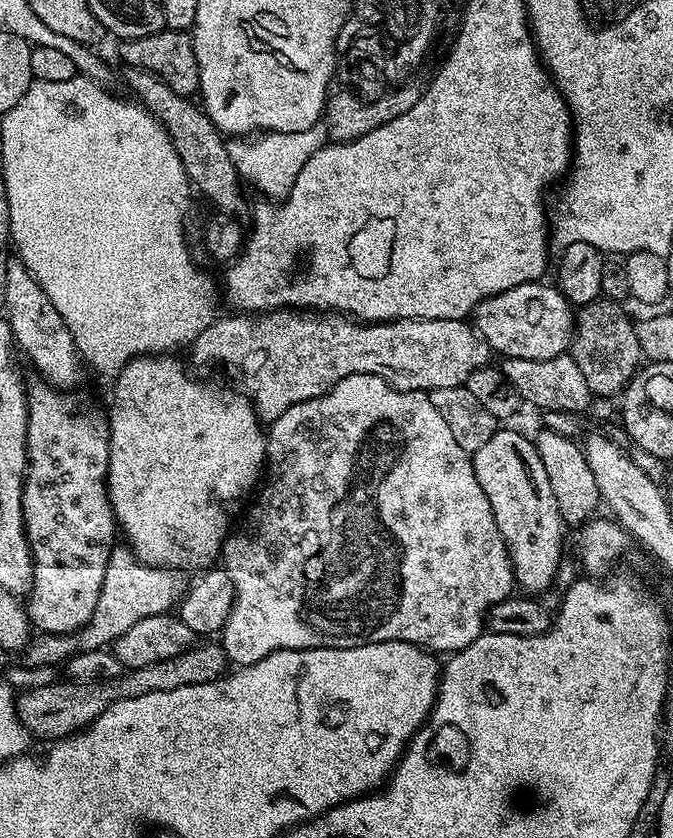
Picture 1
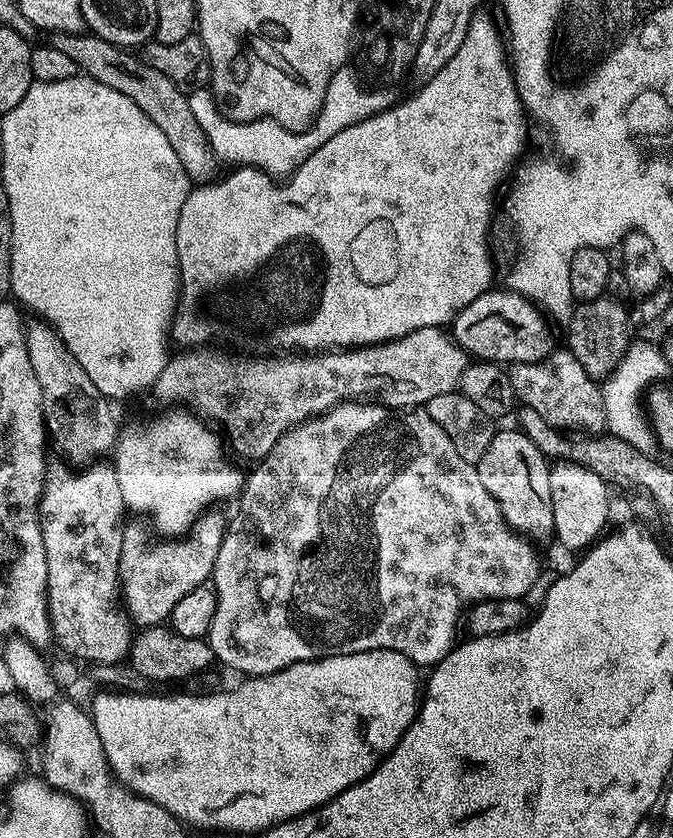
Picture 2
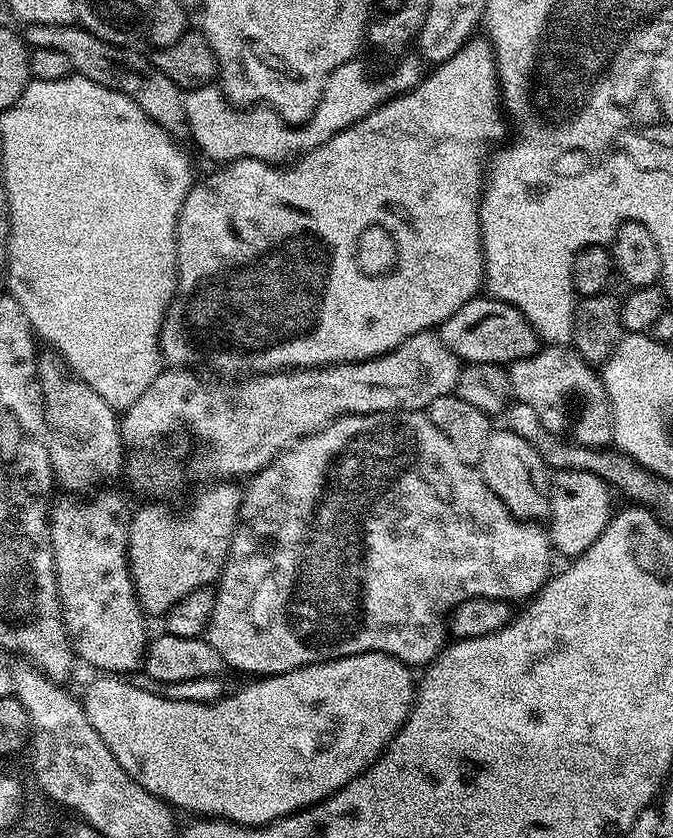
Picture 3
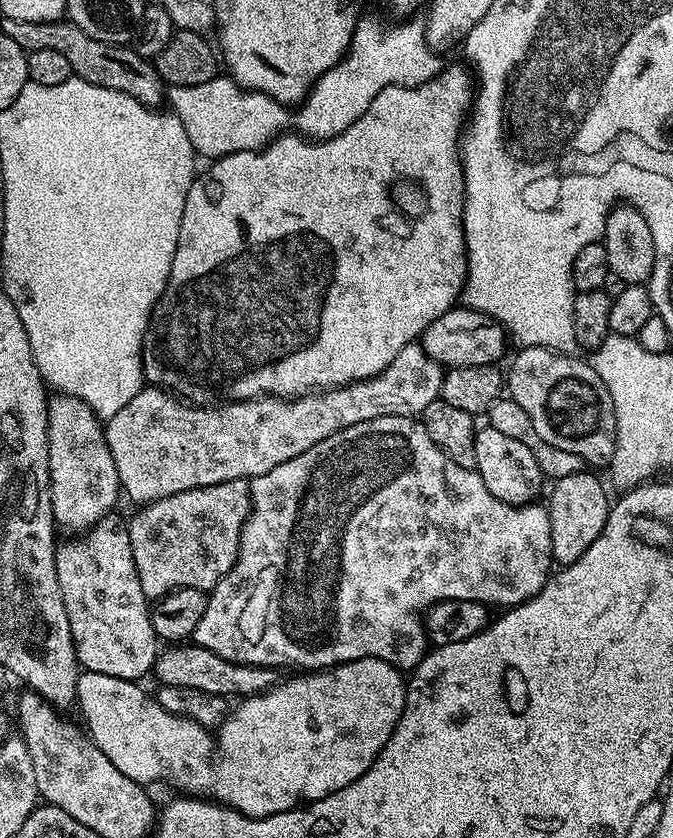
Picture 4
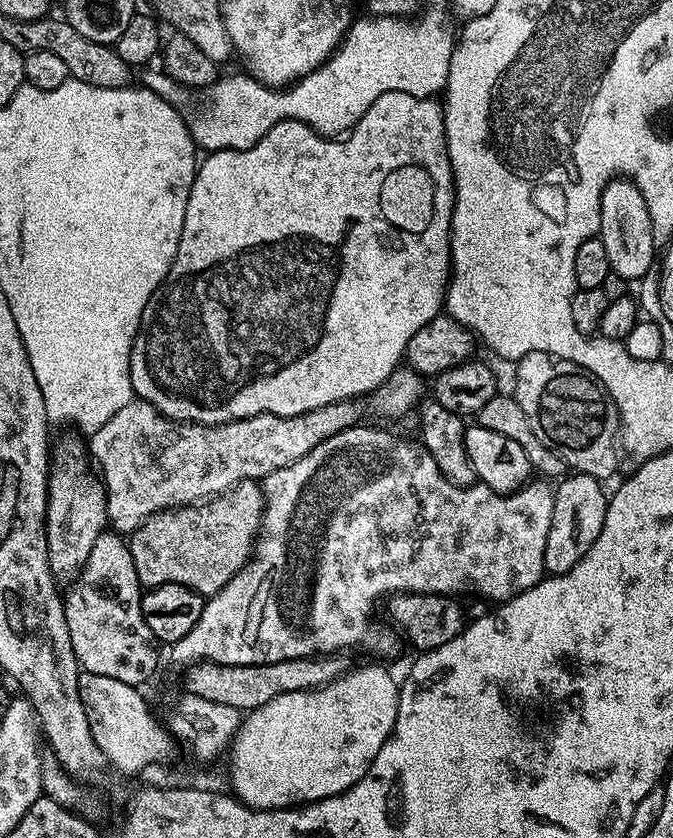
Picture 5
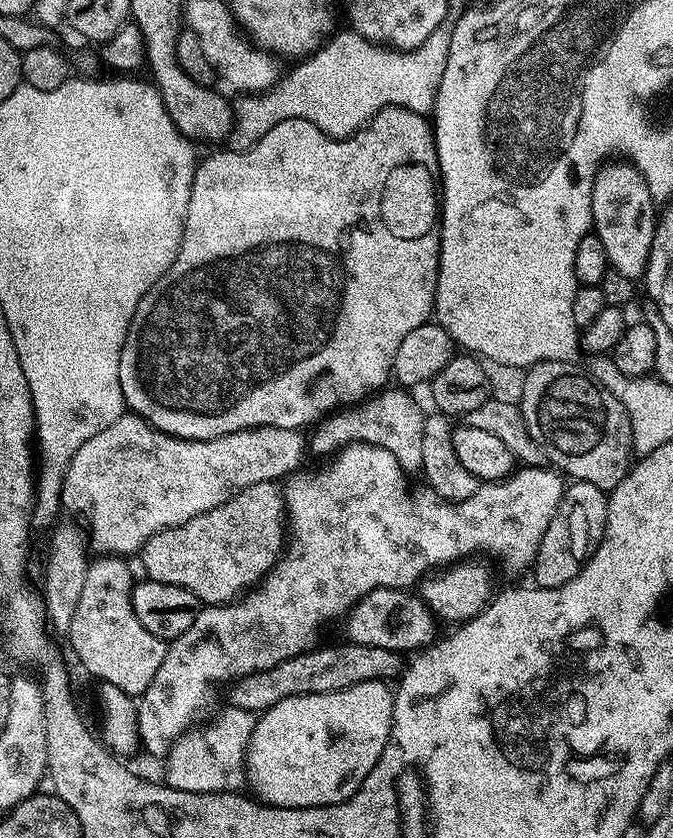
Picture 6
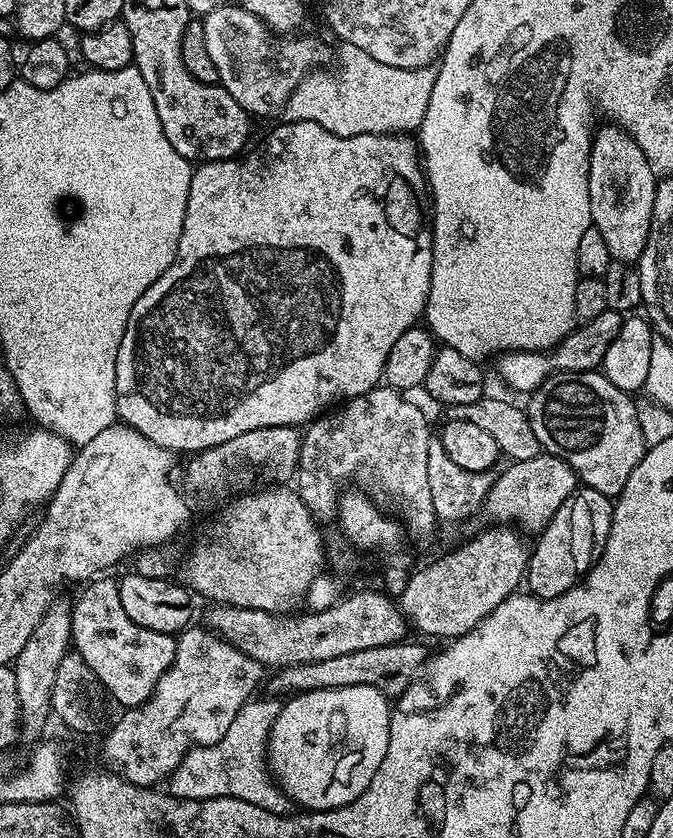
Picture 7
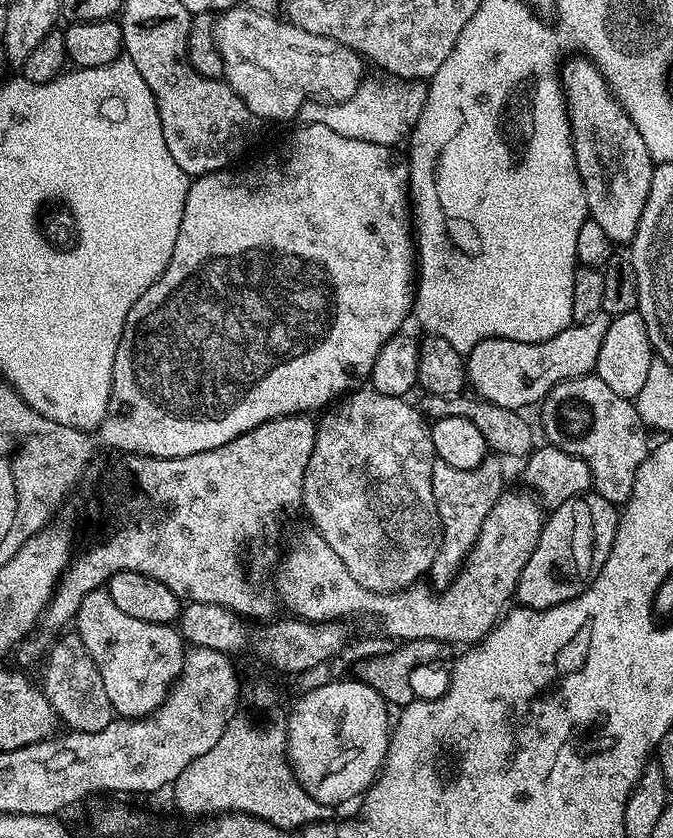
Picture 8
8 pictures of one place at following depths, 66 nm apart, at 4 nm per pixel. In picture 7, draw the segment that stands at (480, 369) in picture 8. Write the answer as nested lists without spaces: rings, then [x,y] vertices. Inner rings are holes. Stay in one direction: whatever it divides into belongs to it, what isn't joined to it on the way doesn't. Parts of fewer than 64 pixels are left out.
[[[606,310],[598,314],[597,318],[592,318],[590,322],[584,323],[572,329],[568,336],[559,341],[552,349],[542,352],[538,351],[516,351],[503,353],[498,359],[498,372],[501,378],[512,388],[530,394],[548,376],[555,372],[590,372],[599,369],[603,365],[604,356],[608,346],[616,338],[623,322],[623,315],[616,311]]]

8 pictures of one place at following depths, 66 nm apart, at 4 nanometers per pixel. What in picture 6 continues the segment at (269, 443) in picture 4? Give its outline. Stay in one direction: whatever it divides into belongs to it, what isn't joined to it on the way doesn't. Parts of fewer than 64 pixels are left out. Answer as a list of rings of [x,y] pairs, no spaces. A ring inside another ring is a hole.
[[[125,414],[118,418],[118,422],[110,422],[110,426],[106,426],[106,430],[98,430],[98,434],[94,434],[94,438],[82,442],[82,446],[68,463],[68,473],[64,476],[64,485],[60,491],[60,506],[65,513],[69,512],[72,516],[84,515],[84,520],[88,523],[89,537],[87,536],[87,539],[90,541],[91,551],[93,548],[96,554],[115,554],[124,558],[129,555],[127,552],[139,553],[145,542],[155,532],[184,524],[190,518],[194,518],[206,510],[214,510],[214,506],[222,506],[246,486],[254,486],[254,482],[279,481],[281,478],[295,473],[301,467],[300,459],[304,456],[304,448],[306,452],[306,436],[304,435],[303,431],[295,428],[243,428],[234,434],[226,434],[222,438],[214,438],[213,440],[180,440],[176,436],[152,428],[140,416]]]

